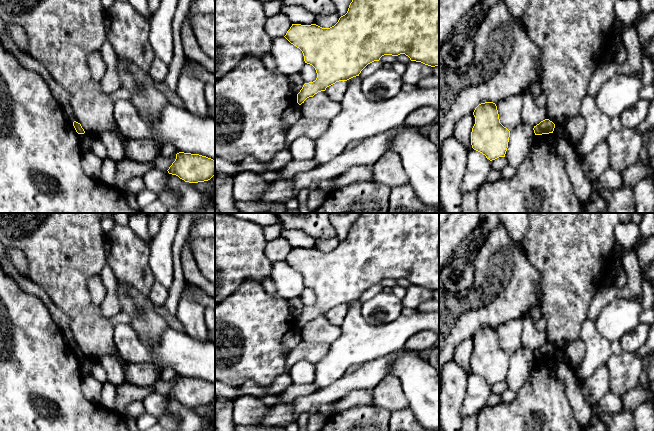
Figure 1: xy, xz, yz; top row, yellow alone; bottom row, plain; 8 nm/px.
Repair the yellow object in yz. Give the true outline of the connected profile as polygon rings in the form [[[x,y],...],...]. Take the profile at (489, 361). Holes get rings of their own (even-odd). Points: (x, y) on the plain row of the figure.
[[[481,327],[475,332],[473,339],[475,348],[471,356],[472,372],[490,385],[505,381],[510,355],[500,347],[496,328]]]

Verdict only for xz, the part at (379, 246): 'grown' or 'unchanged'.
unchanged

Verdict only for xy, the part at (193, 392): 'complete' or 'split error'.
complete

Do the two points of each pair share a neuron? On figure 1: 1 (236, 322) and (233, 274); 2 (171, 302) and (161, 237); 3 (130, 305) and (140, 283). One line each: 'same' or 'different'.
1: different
2: different
3: different

